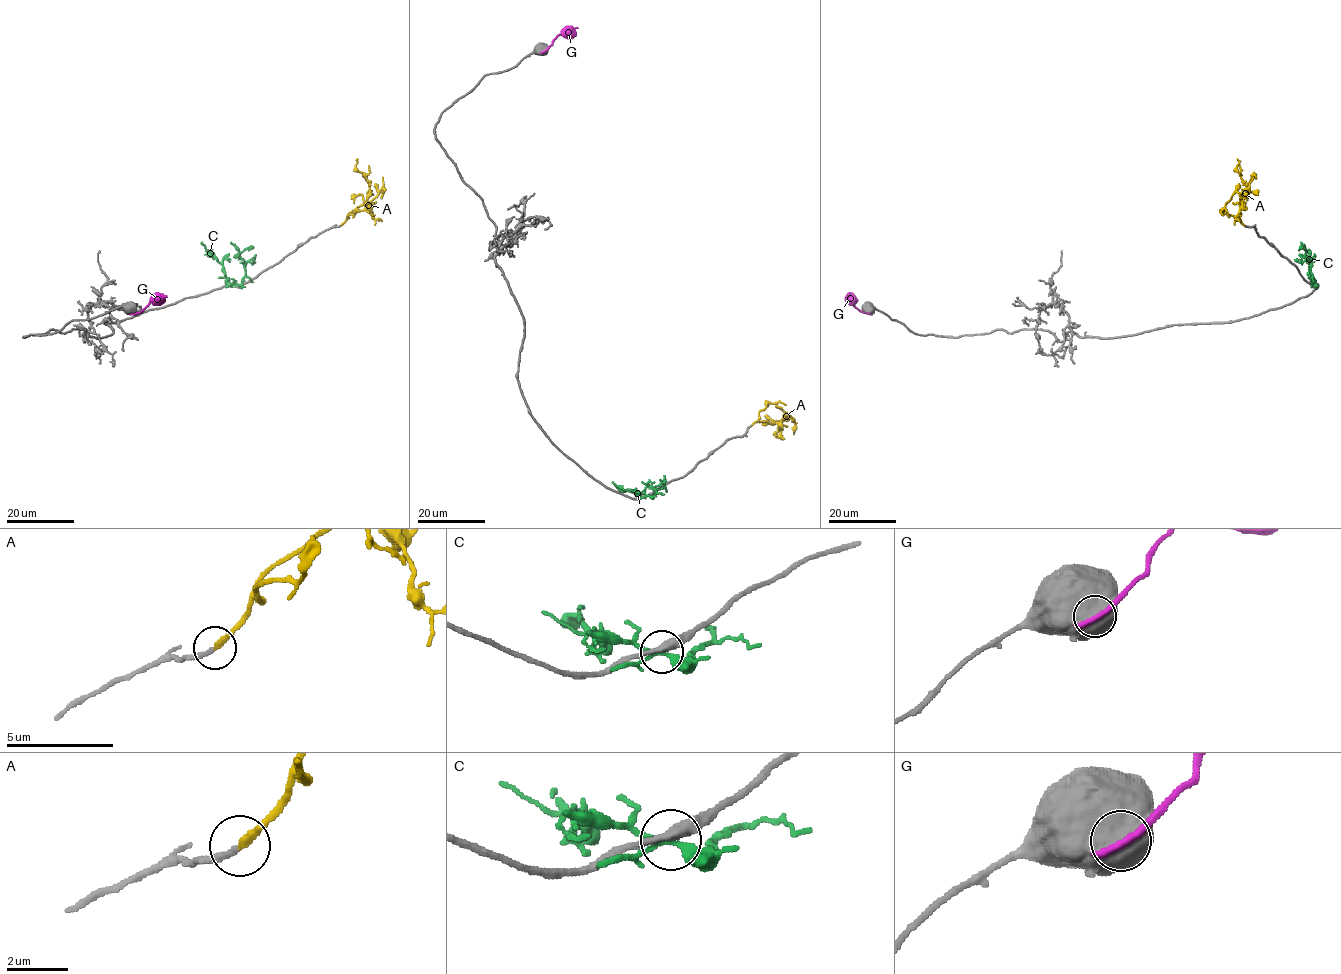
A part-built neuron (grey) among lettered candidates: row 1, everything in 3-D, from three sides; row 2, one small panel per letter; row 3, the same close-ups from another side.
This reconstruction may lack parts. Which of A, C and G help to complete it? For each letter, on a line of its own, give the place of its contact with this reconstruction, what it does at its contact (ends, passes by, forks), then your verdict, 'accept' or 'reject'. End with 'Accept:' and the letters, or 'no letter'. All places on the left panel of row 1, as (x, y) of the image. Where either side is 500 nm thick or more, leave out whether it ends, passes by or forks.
A: contact (341, 225); it ends; accept
C: contact (237, 285); it forks; reject
G: contact (133, 314); reject
Accept: A

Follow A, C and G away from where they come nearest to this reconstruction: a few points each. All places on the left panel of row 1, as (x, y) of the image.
A: (341, 225), (347, 215), (363, 209), (380, 192), (384, 193), (382, 177)
C: (237, 285), (229, 282), (223, 266), (201, 242)
G: (133, 314), (139, 313), (150, 302), (159, 302), (166, 295)

